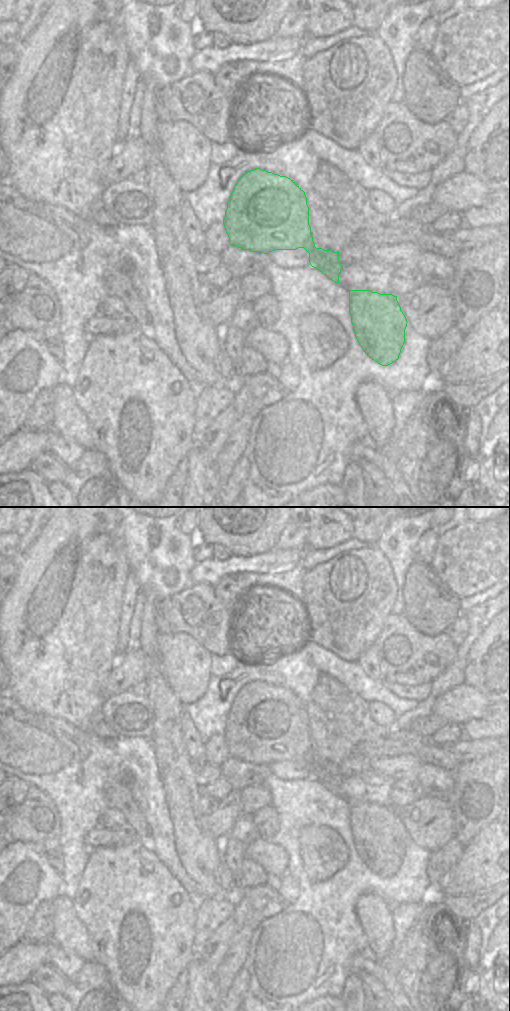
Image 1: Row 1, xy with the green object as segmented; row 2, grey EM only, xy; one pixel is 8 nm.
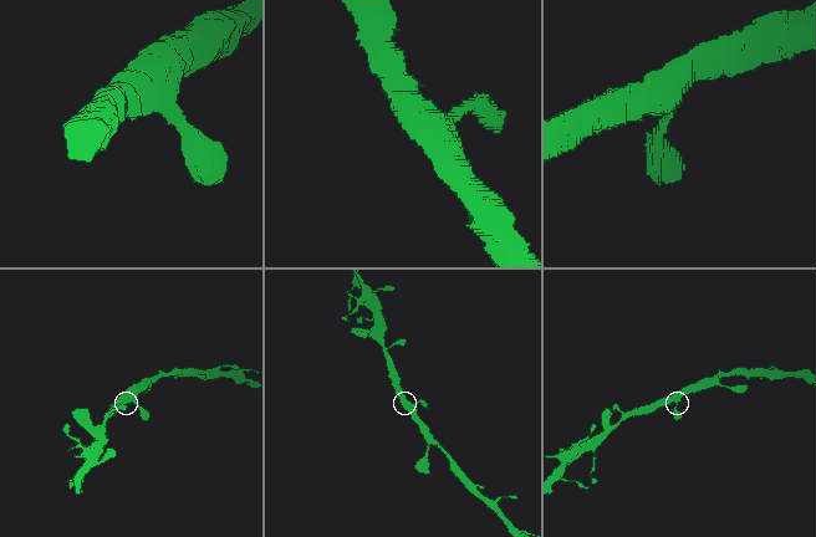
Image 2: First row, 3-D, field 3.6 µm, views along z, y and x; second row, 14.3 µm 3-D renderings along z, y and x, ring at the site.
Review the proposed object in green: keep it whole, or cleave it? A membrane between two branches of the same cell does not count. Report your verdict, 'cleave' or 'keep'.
keep

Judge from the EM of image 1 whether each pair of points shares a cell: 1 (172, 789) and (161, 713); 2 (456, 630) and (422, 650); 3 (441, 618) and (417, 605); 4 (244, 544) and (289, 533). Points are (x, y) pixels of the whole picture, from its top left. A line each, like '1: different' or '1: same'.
1: same
2: different
3: same
4: different

